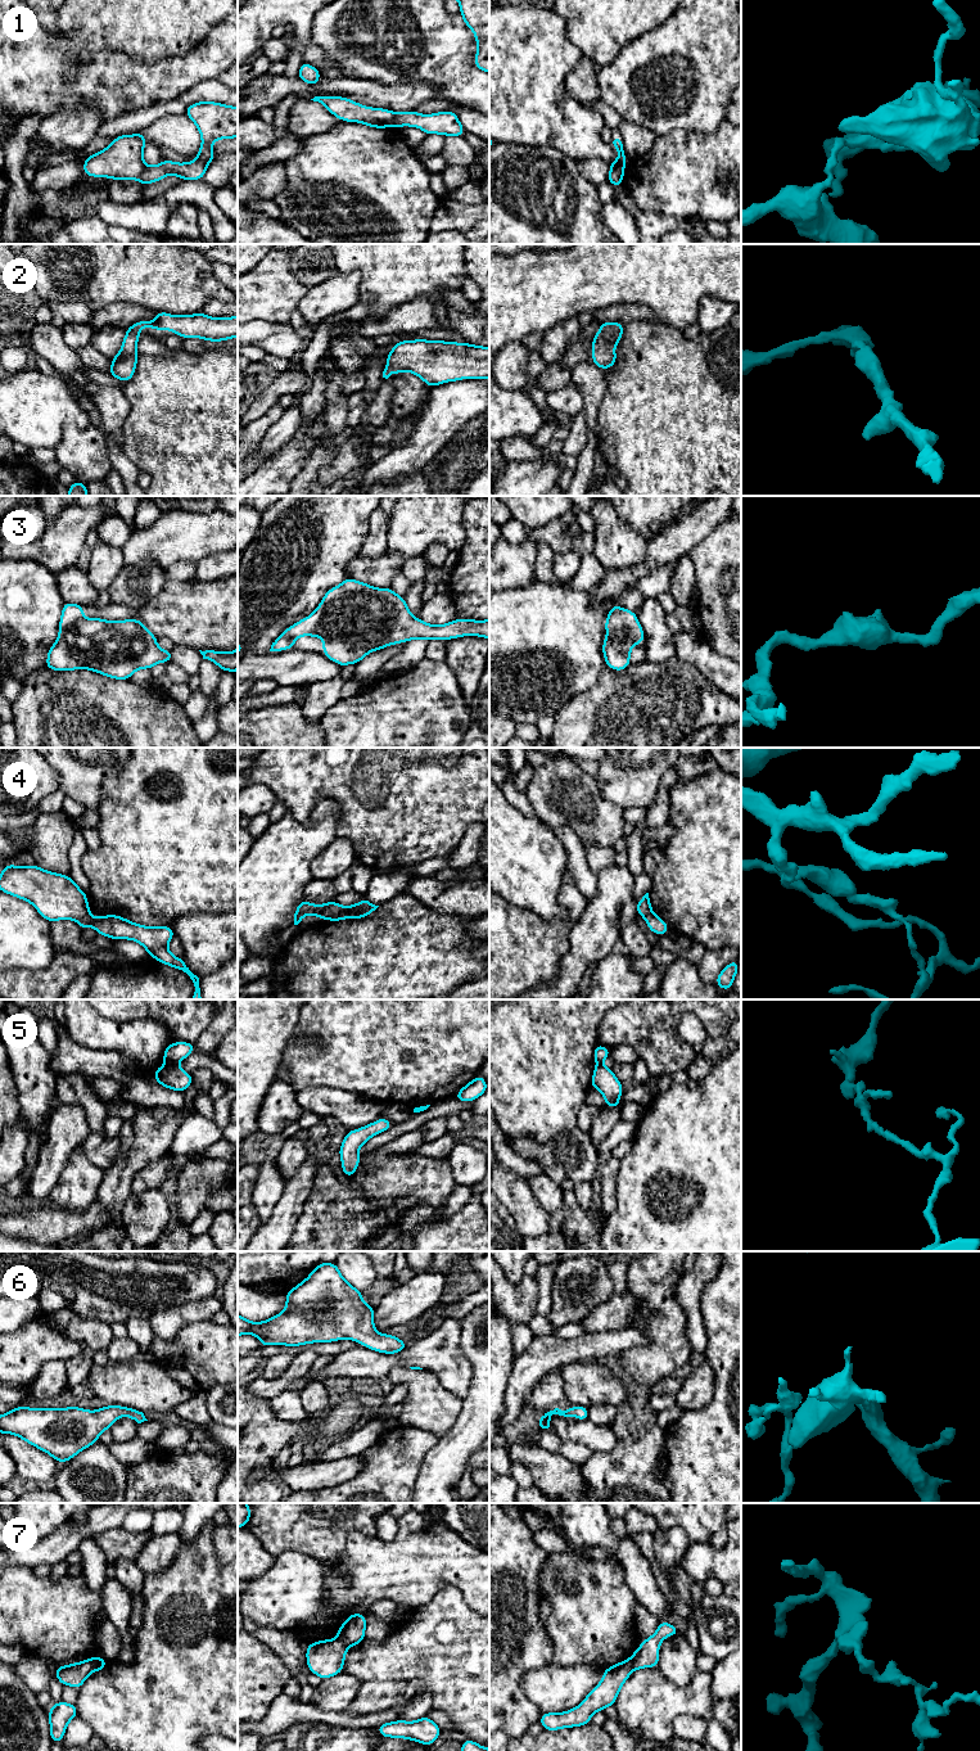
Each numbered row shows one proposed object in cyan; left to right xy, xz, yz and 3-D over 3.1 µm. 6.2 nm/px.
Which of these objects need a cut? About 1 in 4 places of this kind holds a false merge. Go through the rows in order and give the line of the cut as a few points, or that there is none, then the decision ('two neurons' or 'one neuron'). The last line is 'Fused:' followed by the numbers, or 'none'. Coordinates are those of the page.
1: cut xy (147, 166), (138, 179); two neurons
2: cut none; one neuron
3: cut none; one neuron
4: cut xz (335, 903), (320, 917); two neurons
5: cut xy (168, 1063), (175, 1064); two neurons
6: cut none; one neuron
7: cut xy (98, 1657), (90, 1671); two neurons
Fused: 1, 4, 5, 7

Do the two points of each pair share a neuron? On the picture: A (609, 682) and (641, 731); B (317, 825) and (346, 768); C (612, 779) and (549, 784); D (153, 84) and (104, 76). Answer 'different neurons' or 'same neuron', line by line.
A: same neuron
B: different neurons
C: different neurons
D: same neuron

